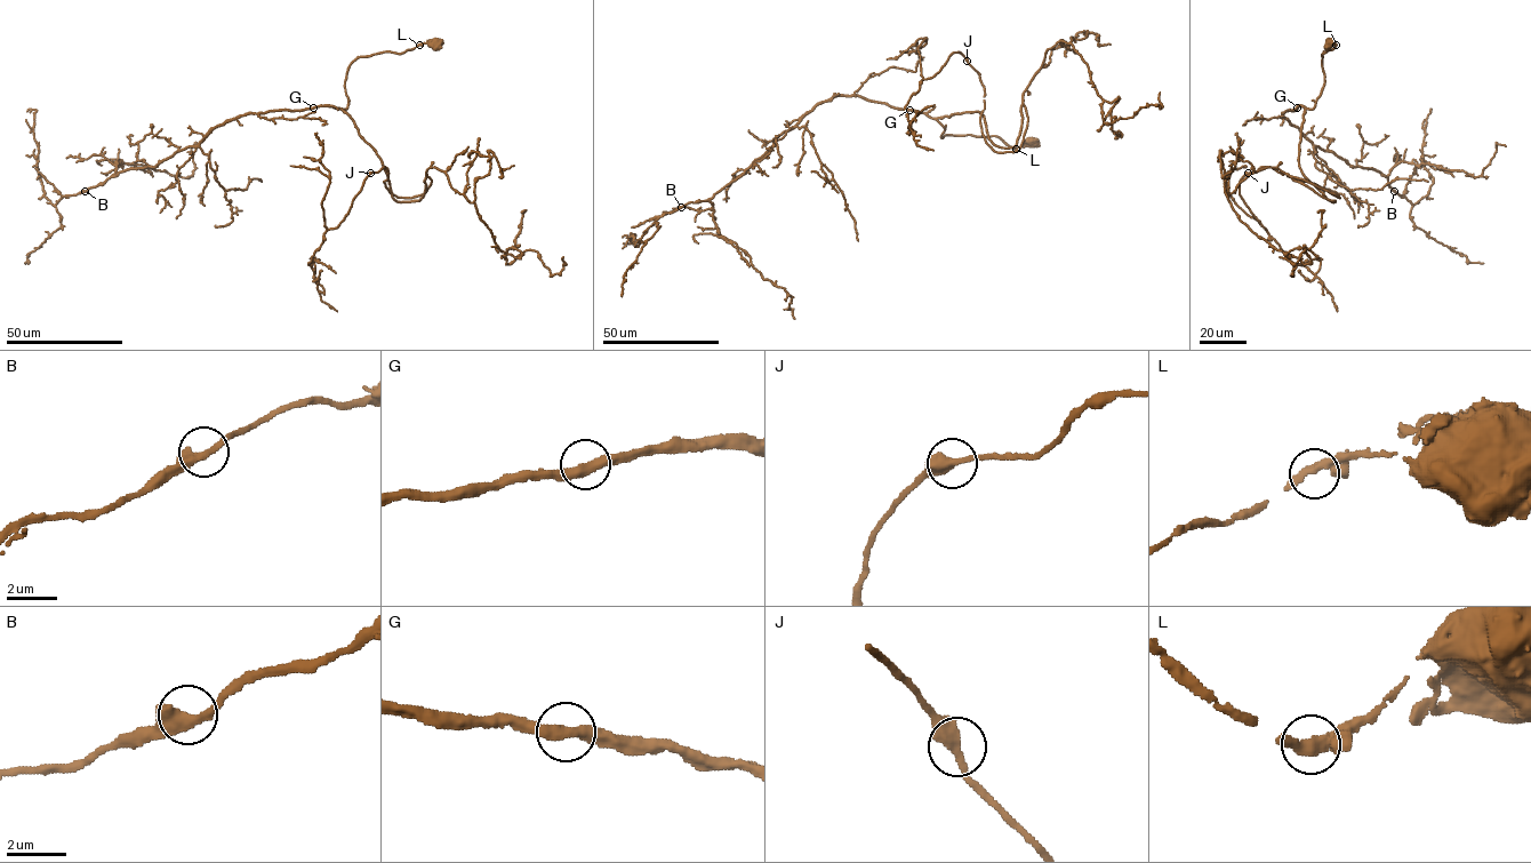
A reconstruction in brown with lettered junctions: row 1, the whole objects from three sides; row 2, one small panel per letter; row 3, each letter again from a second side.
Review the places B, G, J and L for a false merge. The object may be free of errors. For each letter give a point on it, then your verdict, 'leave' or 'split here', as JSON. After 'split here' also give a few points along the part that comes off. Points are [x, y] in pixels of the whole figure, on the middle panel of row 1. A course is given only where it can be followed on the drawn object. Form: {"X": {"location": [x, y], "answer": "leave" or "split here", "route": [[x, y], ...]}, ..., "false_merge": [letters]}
{"B": {"location": [681, 207], "answer": "leave"}, "G": {"location": [910, 110], "answer": "leave"}, "J": {"location": [967, 61], "answer": "leave"}, "L": {"location": [1016, 149], "answer": "leave"}, "false_merge": []}

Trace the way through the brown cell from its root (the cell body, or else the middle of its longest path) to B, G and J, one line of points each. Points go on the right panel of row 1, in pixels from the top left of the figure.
B: (1329, 42), (1335, 47), (1322, 54), (1324, 86), (1315, 106), (1282, 114), (1313, 145), (1386, 176), (1394, 191)
G: (1329, 42), (1335, 47), (1322, 54), (1324, 81), (1321, 94), (1313, 109), (1297, 108)
J: (1329, 42), (1298, 162), (1335, 201), (1291, 177), (1339, 198), (1271, 167), (1248, 173)

